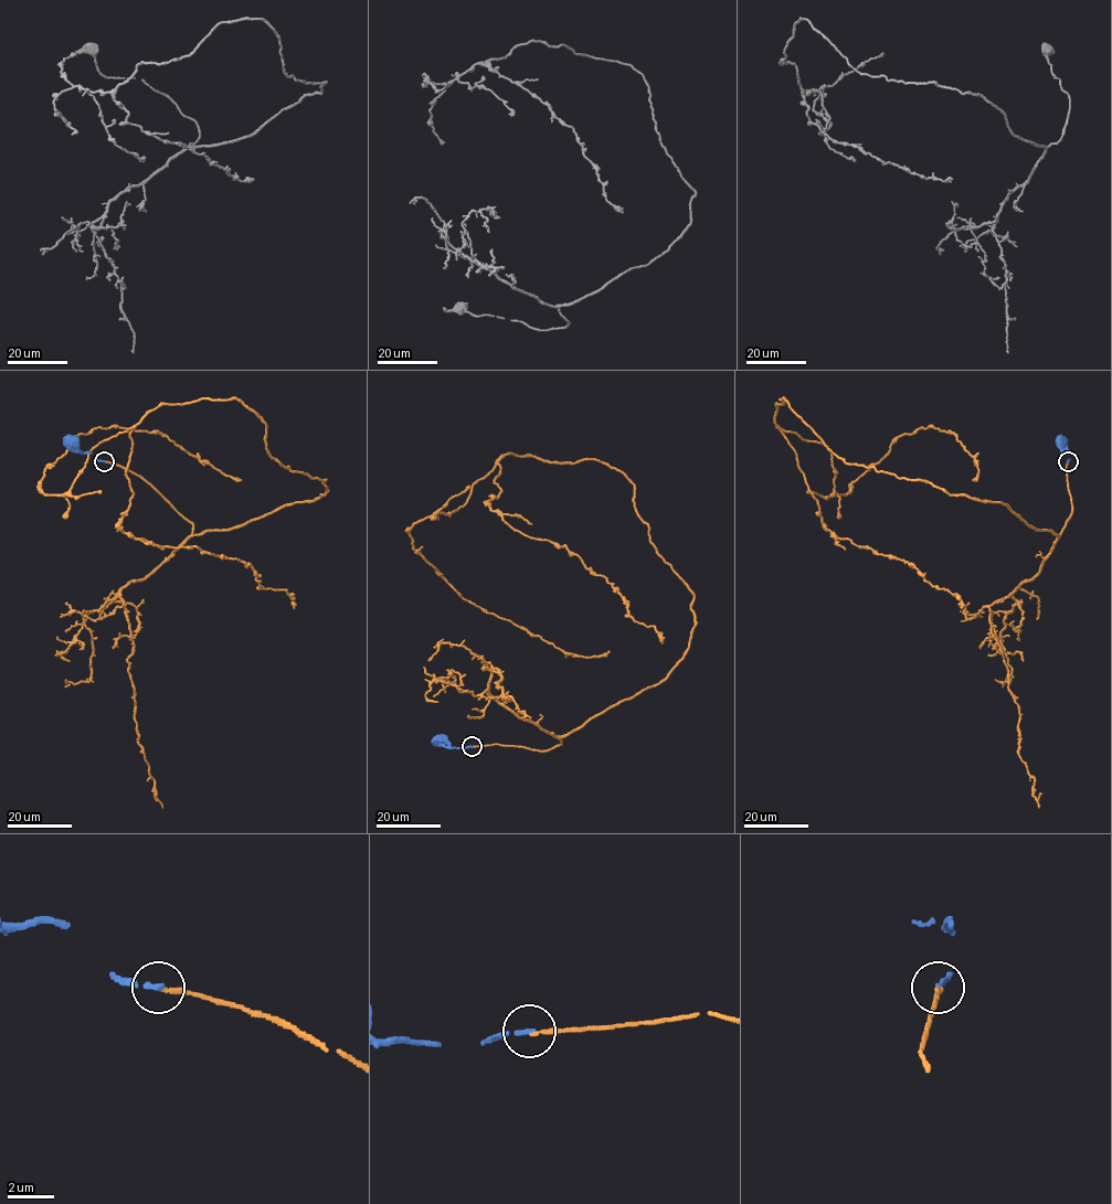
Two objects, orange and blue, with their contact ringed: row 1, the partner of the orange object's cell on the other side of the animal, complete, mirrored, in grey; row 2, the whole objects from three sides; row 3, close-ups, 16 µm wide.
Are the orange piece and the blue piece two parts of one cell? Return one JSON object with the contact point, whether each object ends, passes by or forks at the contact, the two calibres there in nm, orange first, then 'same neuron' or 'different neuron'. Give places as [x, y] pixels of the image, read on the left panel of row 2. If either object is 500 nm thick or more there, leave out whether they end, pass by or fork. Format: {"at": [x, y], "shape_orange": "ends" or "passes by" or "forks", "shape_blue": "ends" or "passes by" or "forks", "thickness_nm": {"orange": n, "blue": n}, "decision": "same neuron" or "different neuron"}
{"at": [104, 461], "shape_orange": "ends", "shape_blue": "ends", "thickness_nm": {"orange": 170, "blue": 200}, "decision": "different neuron"}

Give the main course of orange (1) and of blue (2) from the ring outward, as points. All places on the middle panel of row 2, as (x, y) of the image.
1: (472, 747), (560, 744), (660, 683), (695, 626), (622, 471), (507, 454), (412, 546), (487, 611), (610, 651)
2: (472, 746), (447, 747), (441, 741)

